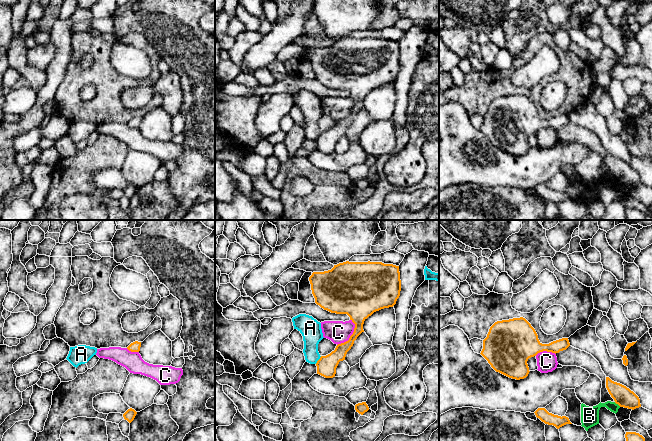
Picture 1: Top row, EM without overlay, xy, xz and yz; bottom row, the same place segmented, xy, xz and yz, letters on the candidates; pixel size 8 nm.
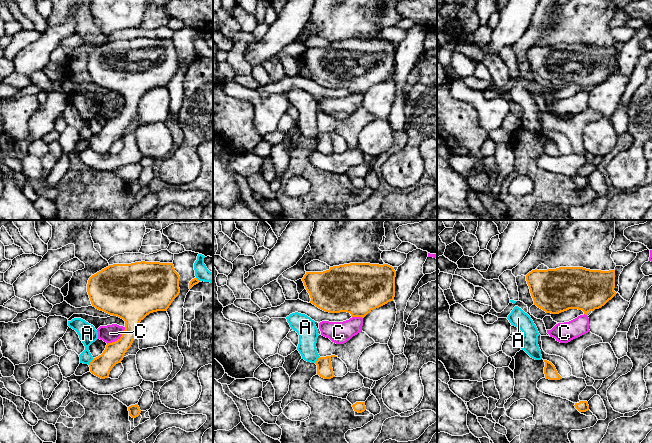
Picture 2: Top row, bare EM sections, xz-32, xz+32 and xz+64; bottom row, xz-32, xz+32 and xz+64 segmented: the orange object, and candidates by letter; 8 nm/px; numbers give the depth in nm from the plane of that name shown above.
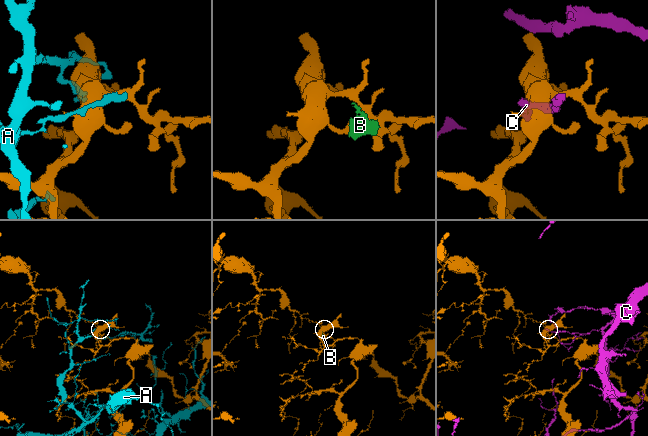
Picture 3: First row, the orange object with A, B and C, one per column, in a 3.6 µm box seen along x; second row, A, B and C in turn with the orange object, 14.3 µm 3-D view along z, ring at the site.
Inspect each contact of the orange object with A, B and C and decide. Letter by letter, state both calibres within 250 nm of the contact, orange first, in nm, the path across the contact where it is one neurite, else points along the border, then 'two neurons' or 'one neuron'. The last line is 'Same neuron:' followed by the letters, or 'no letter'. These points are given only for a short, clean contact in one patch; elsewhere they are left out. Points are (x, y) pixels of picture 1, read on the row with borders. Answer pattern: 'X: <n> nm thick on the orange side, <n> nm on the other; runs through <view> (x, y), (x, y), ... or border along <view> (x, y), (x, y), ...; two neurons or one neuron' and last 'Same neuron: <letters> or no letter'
A: 160 nm thick on the orange side, 160 nm on the other; two neurons
B: 160 nm thick on the orange side, 140 nm on the other; two neurons
C: 240 nm thick on the orange side, 180 nm on the other; border along xz (351, 319), (354, 324), (353, 333), (347, 340), (337, 345); two neurons
Same neuron: no letter

